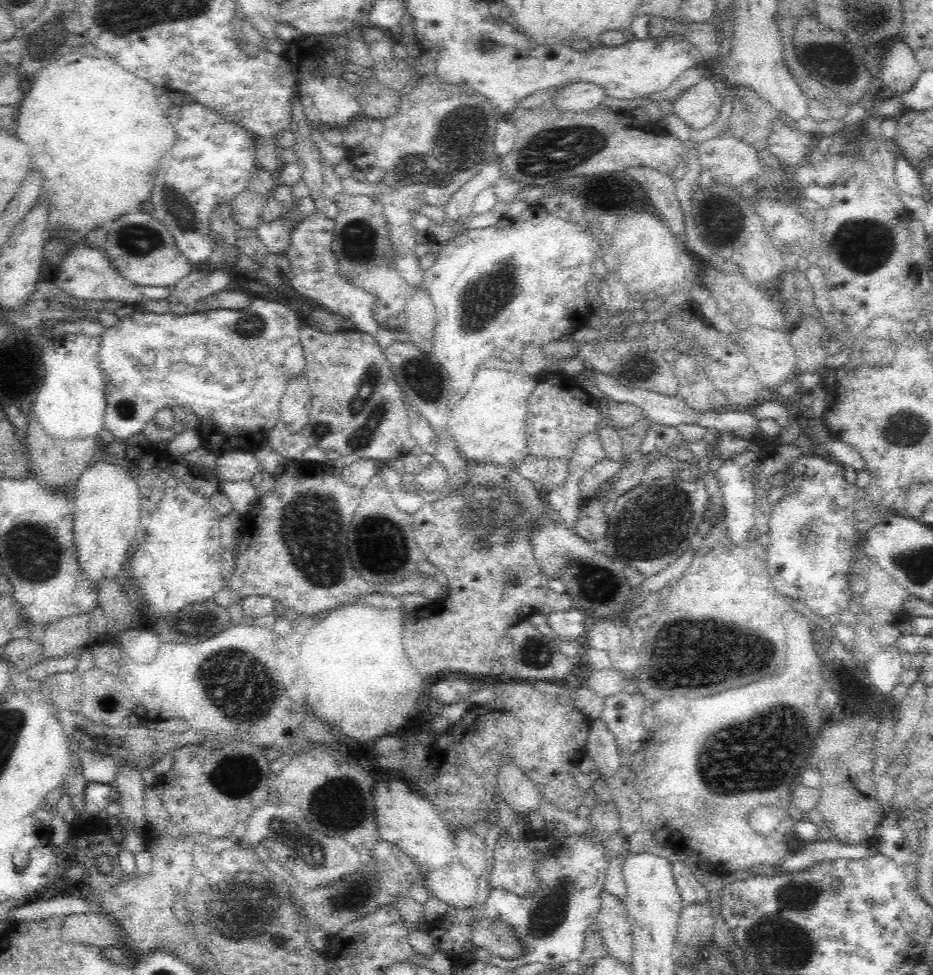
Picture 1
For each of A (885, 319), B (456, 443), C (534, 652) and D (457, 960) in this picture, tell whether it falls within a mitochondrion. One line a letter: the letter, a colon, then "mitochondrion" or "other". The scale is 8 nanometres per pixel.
A: other
B: other
C: mitochondrion
D: other

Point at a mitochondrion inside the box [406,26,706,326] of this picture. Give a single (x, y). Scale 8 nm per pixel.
(546, 158)

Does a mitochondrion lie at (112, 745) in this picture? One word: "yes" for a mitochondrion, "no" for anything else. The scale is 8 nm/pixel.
yes

